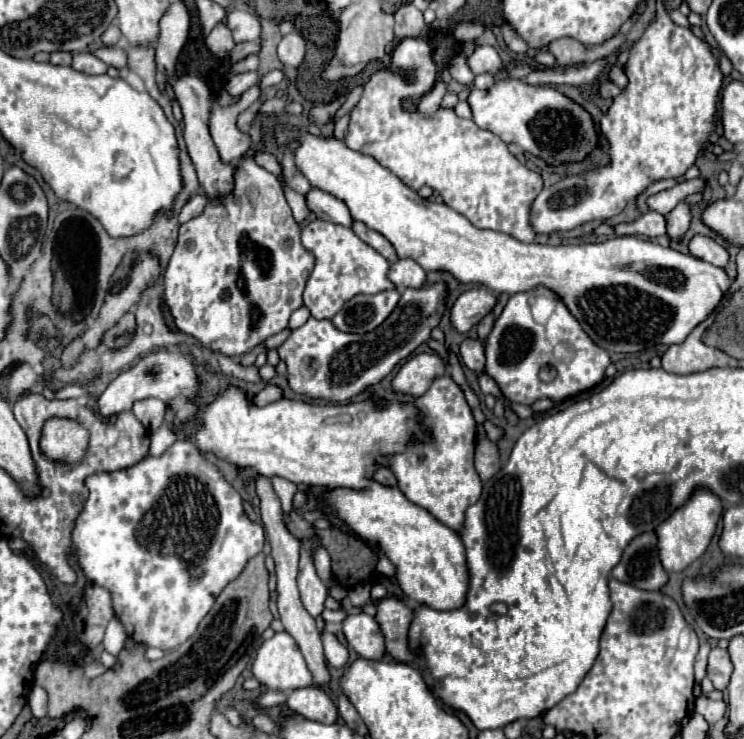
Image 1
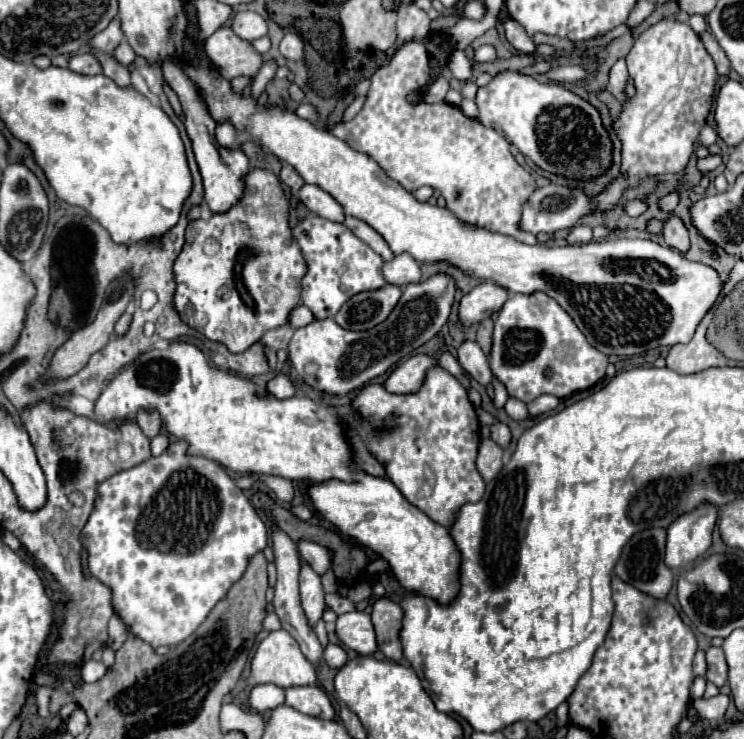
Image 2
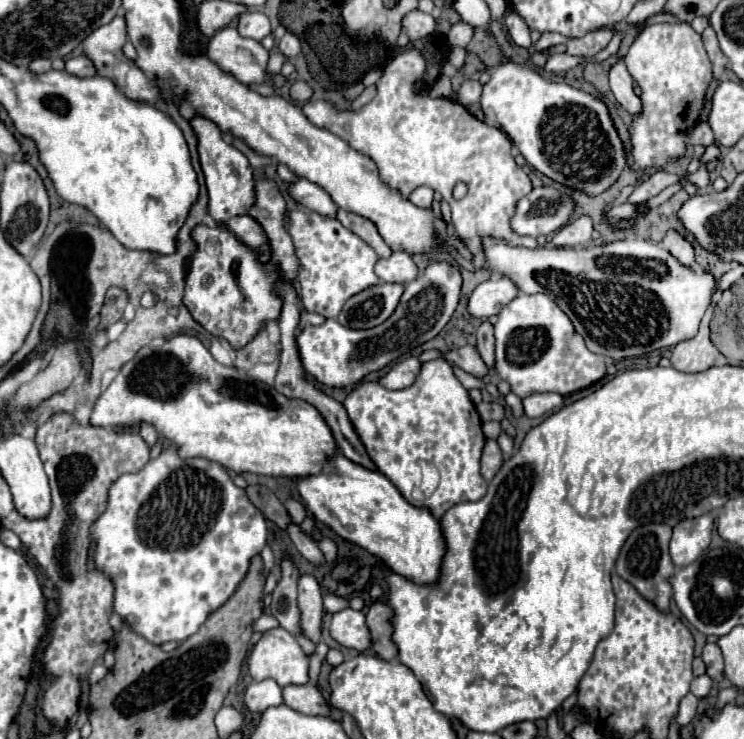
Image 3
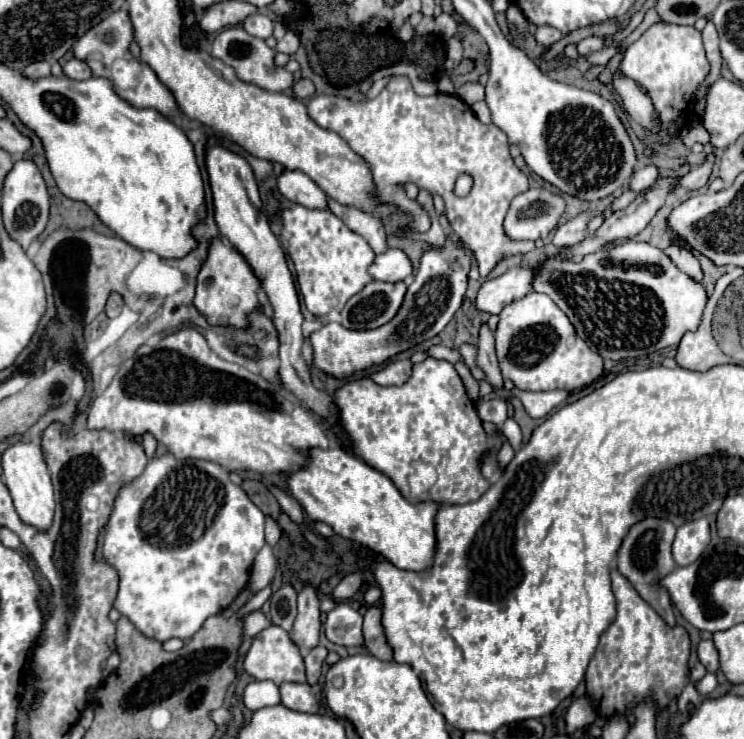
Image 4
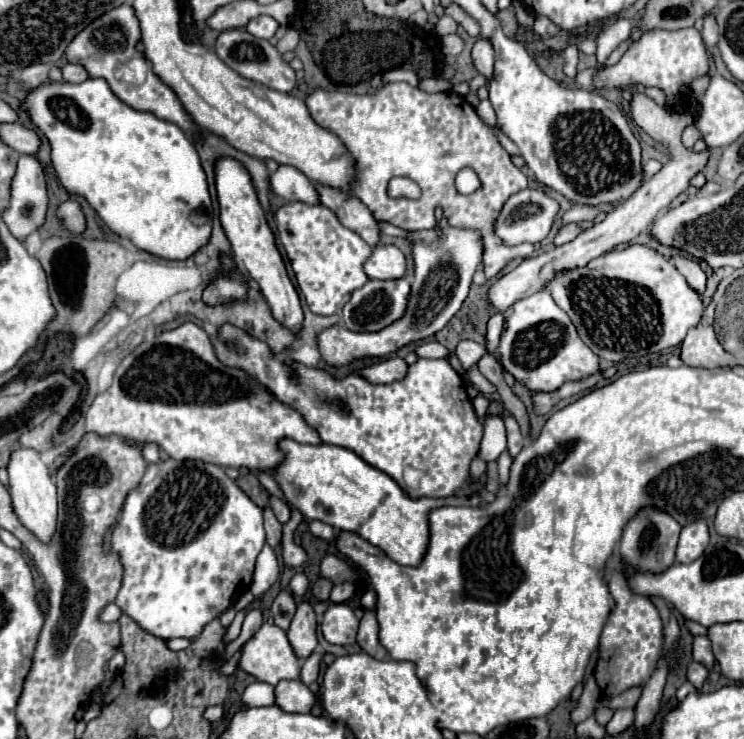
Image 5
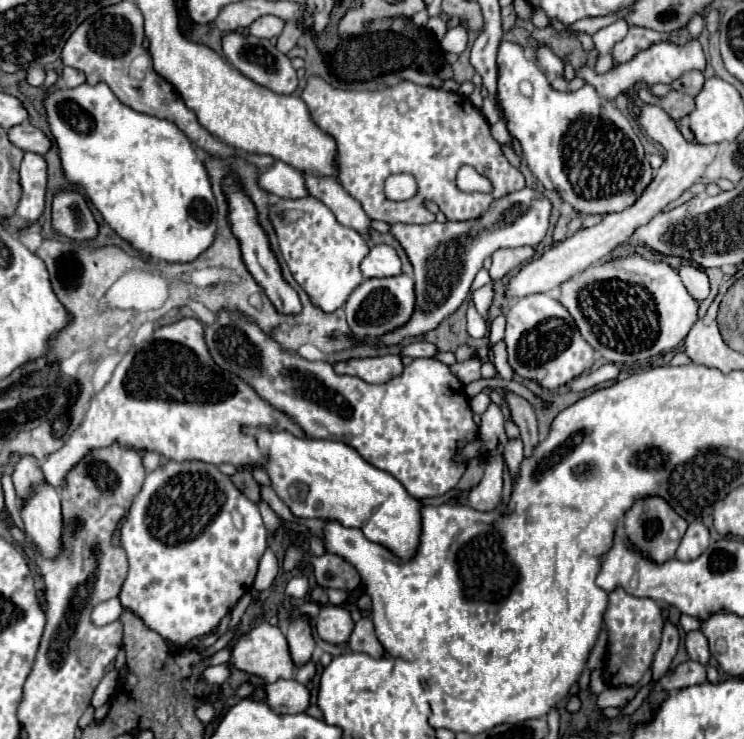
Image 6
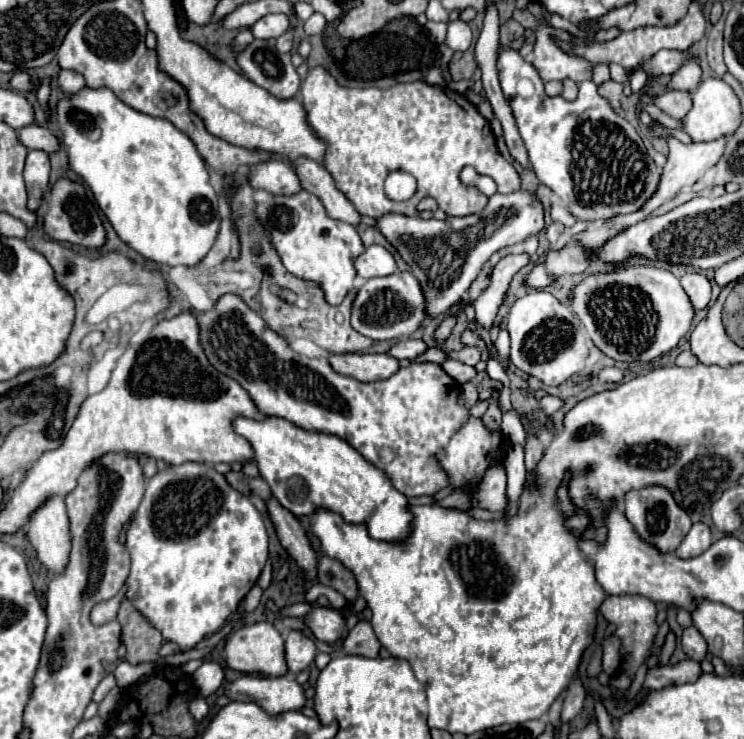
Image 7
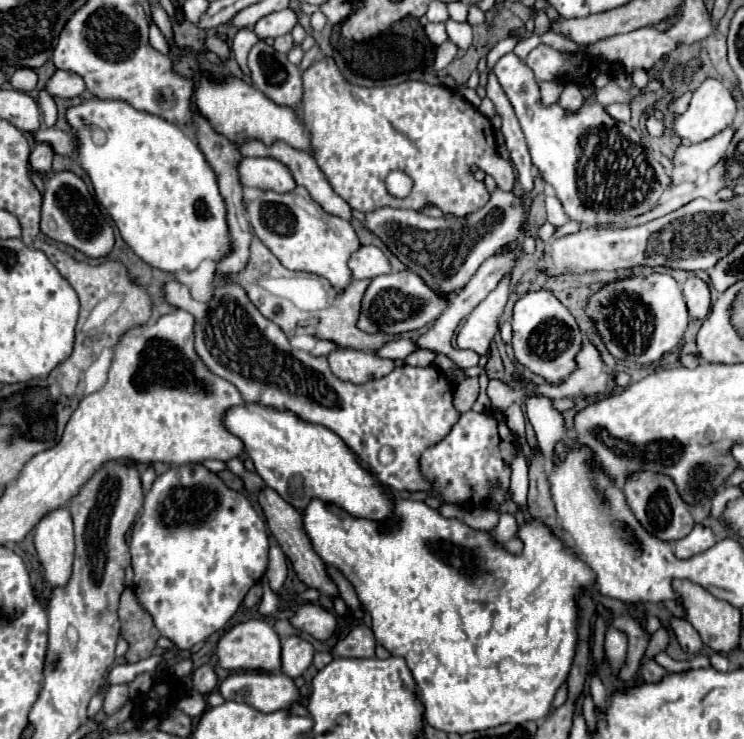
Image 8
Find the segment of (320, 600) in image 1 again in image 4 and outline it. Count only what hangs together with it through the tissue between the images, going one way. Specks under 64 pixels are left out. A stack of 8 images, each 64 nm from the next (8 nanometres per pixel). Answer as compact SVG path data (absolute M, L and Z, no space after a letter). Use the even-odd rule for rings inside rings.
M304 586L298 592L298 616L294 620L290 638L302 652L308 652L318 646L318 636L320 636L318 592L312 586Z

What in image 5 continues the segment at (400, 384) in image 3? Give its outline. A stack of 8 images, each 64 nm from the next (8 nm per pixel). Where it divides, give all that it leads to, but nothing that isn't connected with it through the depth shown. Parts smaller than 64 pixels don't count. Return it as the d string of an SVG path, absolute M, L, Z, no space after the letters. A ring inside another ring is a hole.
M384 358L360 368L360 374L372 384L390 384L394 380L402 380L406 376L406 370L408 366L402 358Z

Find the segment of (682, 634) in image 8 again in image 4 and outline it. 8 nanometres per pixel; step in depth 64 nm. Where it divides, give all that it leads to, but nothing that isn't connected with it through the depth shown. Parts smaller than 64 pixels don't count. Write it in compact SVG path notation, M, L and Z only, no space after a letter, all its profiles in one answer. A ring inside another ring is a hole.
M700 640L696 652L698 652L698 660L706 666L708 672L716 672L720 668L720 664L718 664L718 652L716 652L712 640Z

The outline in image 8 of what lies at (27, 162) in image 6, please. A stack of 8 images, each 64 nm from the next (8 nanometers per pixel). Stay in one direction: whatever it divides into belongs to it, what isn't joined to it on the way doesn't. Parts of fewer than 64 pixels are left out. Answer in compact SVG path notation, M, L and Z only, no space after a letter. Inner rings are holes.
M38 142L30 154L30 166L32 172L50 172L52 166L52 158L54 158L54 150L50 150L50 146L42 146L42 142Z

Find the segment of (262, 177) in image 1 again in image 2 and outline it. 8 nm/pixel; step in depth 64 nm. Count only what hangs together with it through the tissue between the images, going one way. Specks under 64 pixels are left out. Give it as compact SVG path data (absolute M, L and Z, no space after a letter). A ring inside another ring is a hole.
M254 168L246 176L246 194L238 202L238 206L228 210L226 214L212 214L210 220L192 220L188 224L188 228L186 228L186 244L184 244L178 260L174 262L174 276L176 276L176 284L178 284L176 294L174 294L174 306L180 312L182 320L186 324L190 324L192 328L196 328L198 332L202 332L206 338L226 344L230 352L244 352L254 342L258 342L264 336L264 332L268 332L272 328L280 328L280 326L284 326L288 322L290 312L296 308L296 304L300 300L300 280L302 280L304 274L306 274L306 262L304 262L302 252L300 252L300 248L296 246L296 242L294 242L294 238L290 234L290 226L288 226L288 200L286 200L284 192L282 192L280 180L272 172L268 172L268 170Z

